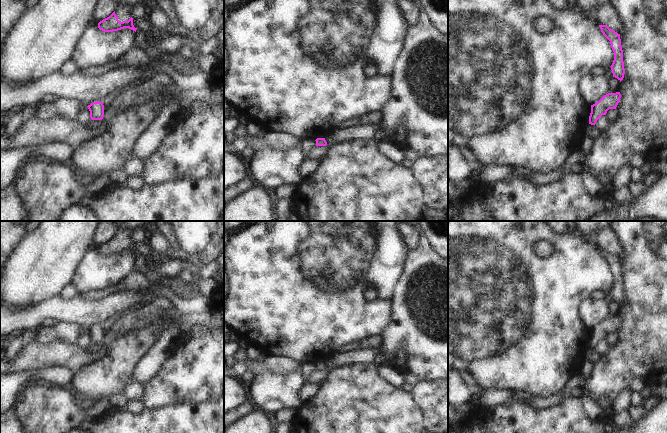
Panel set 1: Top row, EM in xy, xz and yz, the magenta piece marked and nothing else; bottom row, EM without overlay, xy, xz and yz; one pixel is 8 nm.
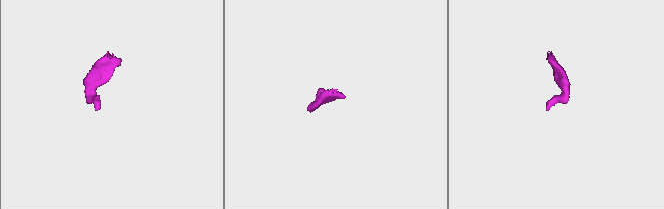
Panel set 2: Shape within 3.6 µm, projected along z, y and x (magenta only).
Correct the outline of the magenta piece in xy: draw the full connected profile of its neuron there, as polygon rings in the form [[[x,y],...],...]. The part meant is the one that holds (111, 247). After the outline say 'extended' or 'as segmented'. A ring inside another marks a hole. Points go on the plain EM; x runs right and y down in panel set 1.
[[[118,229],[116,234],[107,242],[98,247],[98,252],[104,256],[118,255],[129,252],[136,256],[131,238],[132,232],[125,229]]] | extended

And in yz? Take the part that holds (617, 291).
[[[599,249],[599,251],[603,259],[610,265],[611,272],[614,276],[614,284],[610,290],[613,301],[617,302],[621,306],[624,302],[625,293],[620,258],[610,253],[607,249]]] | as segmented

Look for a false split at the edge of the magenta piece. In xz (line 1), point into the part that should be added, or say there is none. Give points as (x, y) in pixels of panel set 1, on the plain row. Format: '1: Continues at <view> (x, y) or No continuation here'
1: No continuation here

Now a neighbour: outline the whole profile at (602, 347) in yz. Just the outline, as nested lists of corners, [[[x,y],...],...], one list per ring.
[[[602,339],[596,346],[595,350],[600,354],[603,355],[605,354],[608,349],[609,349],[610,345],[607,343],[606,339]]]

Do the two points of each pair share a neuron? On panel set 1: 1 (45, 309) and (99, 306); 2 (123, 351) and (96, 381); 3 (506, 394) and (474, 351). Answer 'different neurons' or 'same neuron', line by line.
1: same neuron
2: same neuron
3: different neurons

